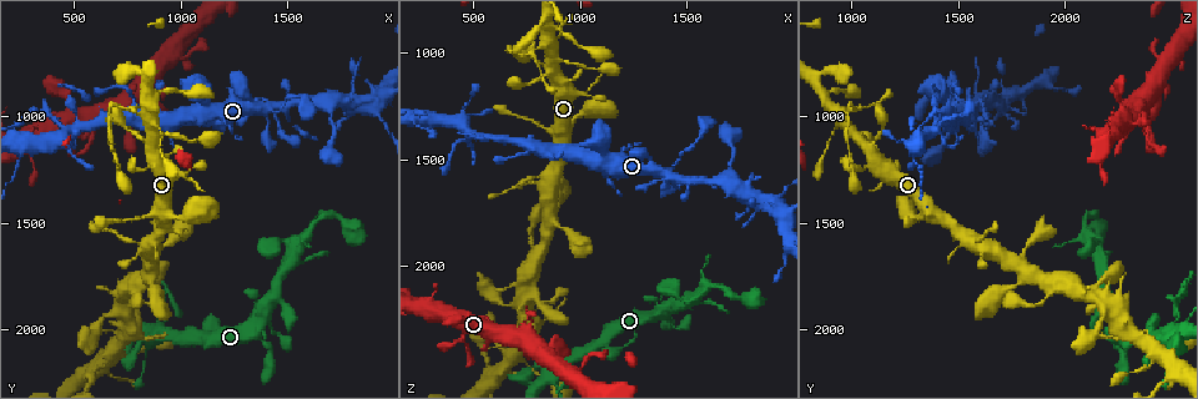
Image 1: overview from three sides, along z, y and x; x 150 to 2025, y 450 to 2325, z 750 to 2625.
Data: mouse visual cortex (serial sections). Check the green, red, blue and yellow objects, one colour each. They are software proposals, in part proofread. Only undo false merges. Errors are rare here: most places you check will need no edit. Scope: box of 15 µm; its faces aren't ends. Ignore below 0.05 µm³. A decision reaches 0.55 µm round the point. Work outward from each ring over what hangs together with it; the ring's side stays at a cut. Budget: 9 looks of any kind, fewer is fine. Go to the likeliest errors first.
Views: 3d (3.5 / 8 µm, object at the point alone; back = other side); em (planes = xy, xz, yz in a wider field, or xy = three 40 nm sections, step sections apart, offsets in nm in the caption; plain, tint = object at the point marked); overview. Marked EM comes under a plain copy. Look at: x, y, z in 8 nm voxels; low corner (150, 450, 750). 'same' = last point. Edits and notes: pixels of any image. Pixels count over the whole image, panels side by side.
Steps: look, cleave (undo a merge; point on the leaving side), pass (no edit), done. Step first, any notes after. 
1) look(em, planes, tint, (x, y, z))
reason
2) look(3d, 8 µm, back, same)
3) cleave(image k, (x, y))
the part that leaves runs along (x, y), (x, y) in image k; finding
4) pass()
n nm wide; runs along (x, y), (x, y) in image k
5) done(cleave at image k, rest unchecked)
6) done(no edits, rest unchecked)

look(3d, 3.5 µm, back, (410, 990, 2370))
sharp bend

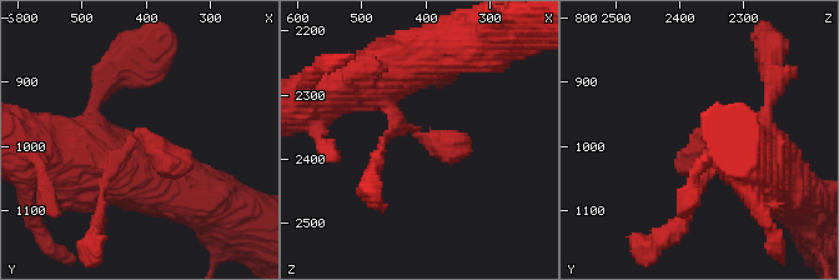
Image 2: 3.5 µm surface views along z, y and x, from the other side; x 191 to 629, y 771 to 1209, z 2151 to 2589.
look(em, xy, step 3, tint, (415, 990, 2365))
now the EM

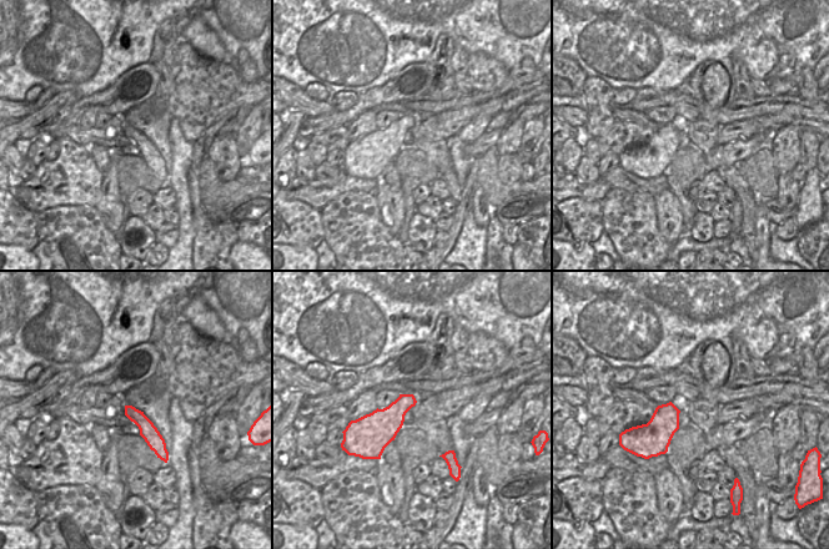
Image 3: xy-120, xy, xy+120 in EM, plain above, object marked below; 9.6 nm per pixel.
pass()
runs along (361, 80), (403, 129), (468, 150) in image 2; continuous, no second cell

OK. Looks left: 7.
look(3d, 3.5 µm, (680, 940, 990))
abrupt turn

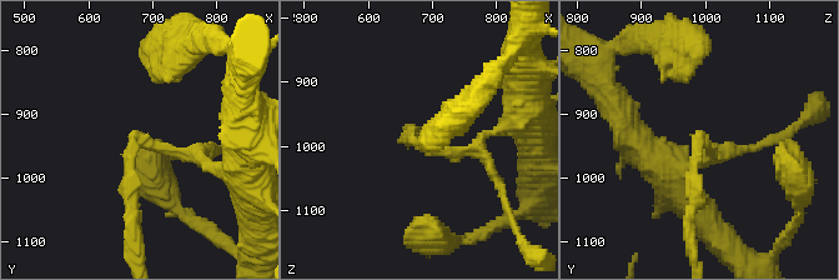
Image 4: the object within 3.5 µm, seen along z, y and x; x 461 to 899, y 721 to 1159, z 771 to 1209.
look(em, xy, step 3, tint, (670, 945, 985))
arms of 150, 150 nm

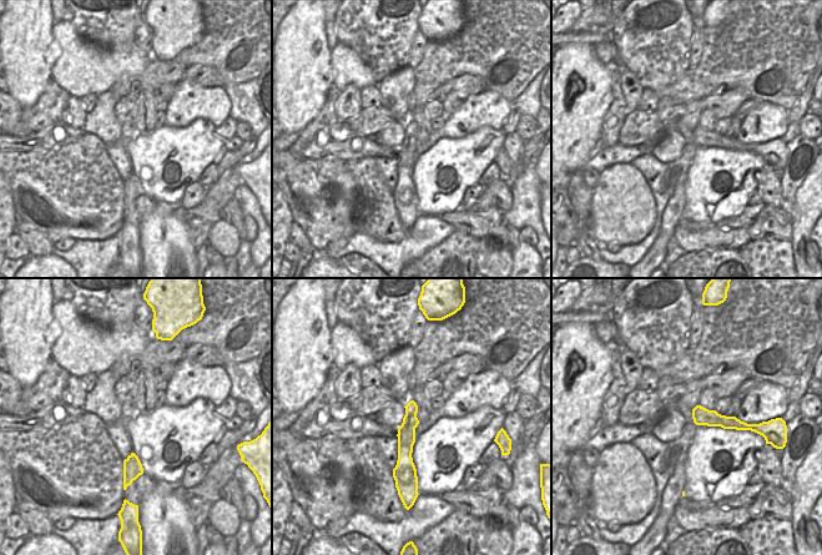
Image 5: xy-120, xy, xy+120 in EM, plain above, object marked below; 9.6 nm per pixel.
pass()
runs along (412, 404), (406, 434), (404, 472) in image 5; one cell here

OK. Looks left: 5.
look(3d, 8 µm, (1470, 1020, 1630))
narrows sharply

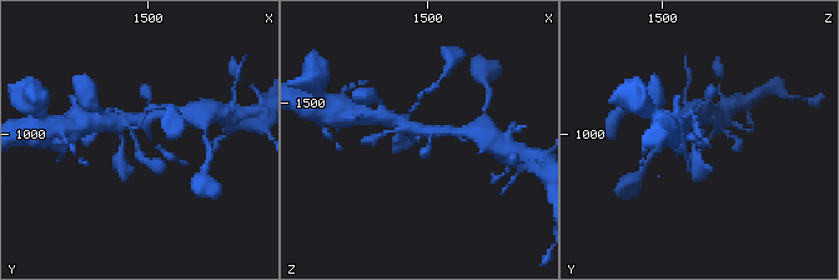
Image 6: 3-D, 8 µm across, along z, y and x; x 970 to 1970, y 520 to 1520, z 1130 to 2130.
look(em, xy, step 1, tint, (1460, 1020, 1640))
need the tissue

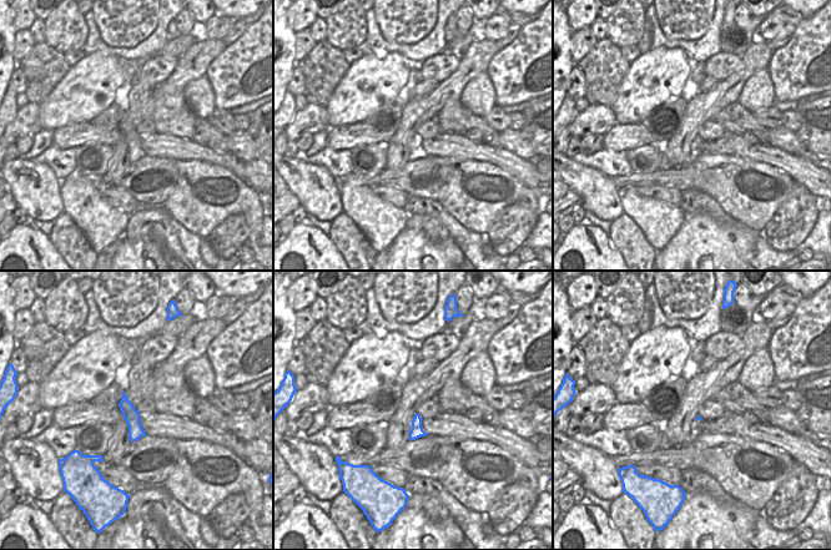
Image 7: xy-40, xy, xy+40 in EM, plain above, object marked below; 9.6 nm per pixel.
pass()
one cell here

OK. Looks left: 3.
look(em, xy, step 1, tint, (770, 990, 1430))
side arm on a straight run

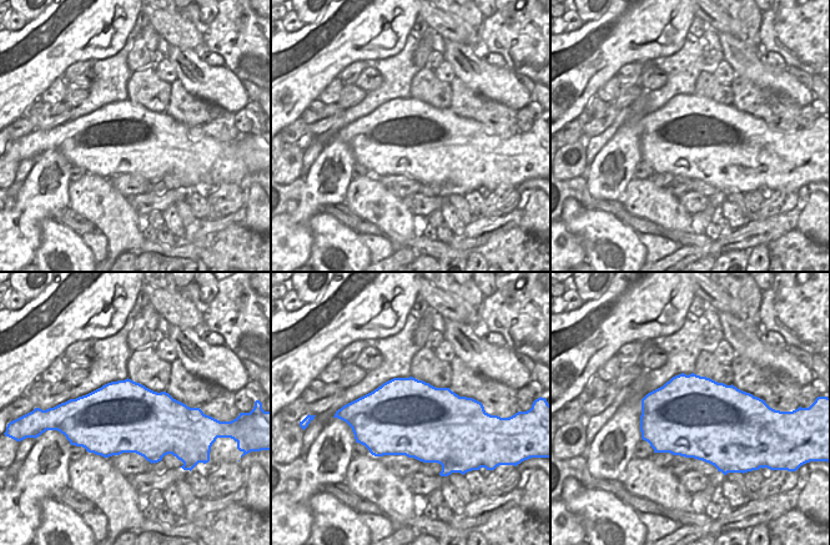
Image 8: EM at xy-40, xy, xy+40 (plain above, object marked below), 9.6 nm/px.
look(3d, 3.5 µm, back, same)

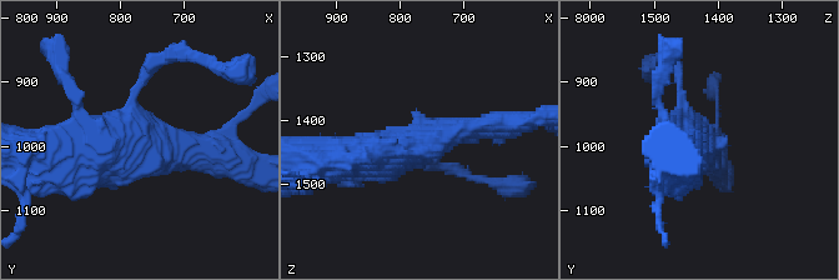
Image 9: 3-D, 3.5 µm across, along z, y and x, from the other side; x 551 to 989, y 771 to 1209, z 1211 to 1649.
pass()
all the same cell

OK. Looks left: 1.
done(no edits, rest unchecked)

